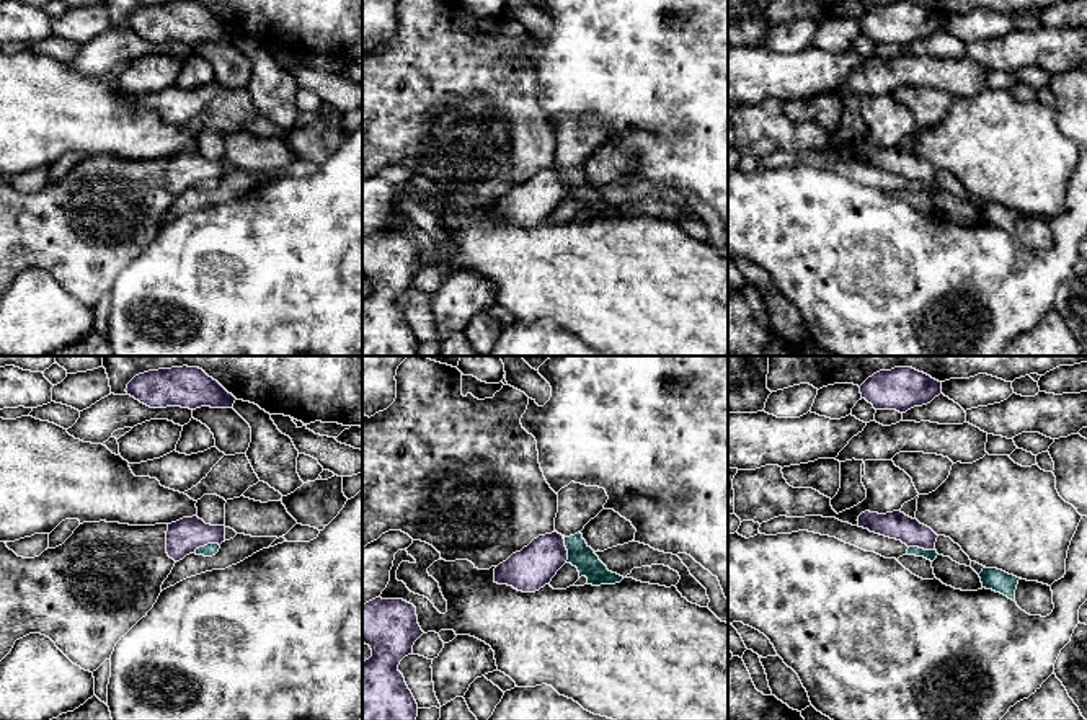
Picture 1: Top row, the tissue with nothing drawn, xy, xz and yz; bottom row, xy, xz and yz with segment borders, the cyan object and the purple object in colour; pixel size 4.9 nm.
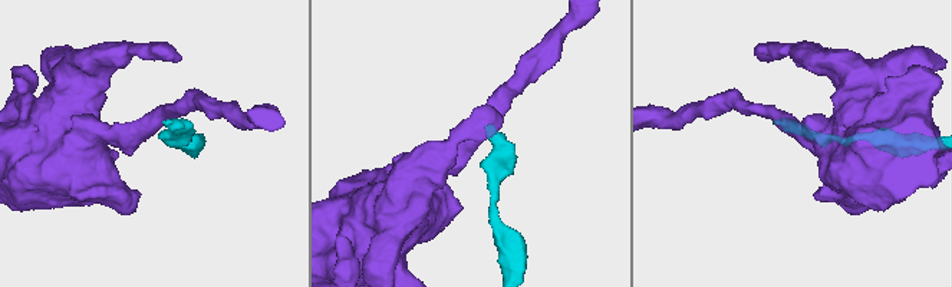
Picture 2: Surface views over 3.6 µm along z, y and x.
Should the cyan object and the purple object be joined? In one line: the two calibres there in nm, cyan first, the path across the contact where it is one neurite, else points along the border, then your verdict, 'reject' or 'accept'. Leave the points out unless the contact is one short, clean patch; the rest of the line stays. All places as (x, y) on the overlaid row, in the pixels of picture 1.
calibres 60 and 170 nm; border xy (219, 544), (204, 544), (193, 552); reject

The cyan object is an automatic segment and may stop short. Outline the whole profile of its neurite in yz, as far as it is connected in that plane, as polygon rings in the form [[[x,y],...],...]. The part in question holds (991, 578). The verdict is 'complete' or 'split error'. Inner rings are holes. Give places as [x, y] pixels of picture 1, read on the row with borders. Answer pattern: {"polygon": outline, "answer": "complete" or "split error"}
{"polygon": [[[986,567],[979,573],[979,578],[981,578],[983,588],[1000,593],[1012,601],[1015,599],[1015,589],[1020,578],[997,568],[986,568]]], "answer": "complete"}

